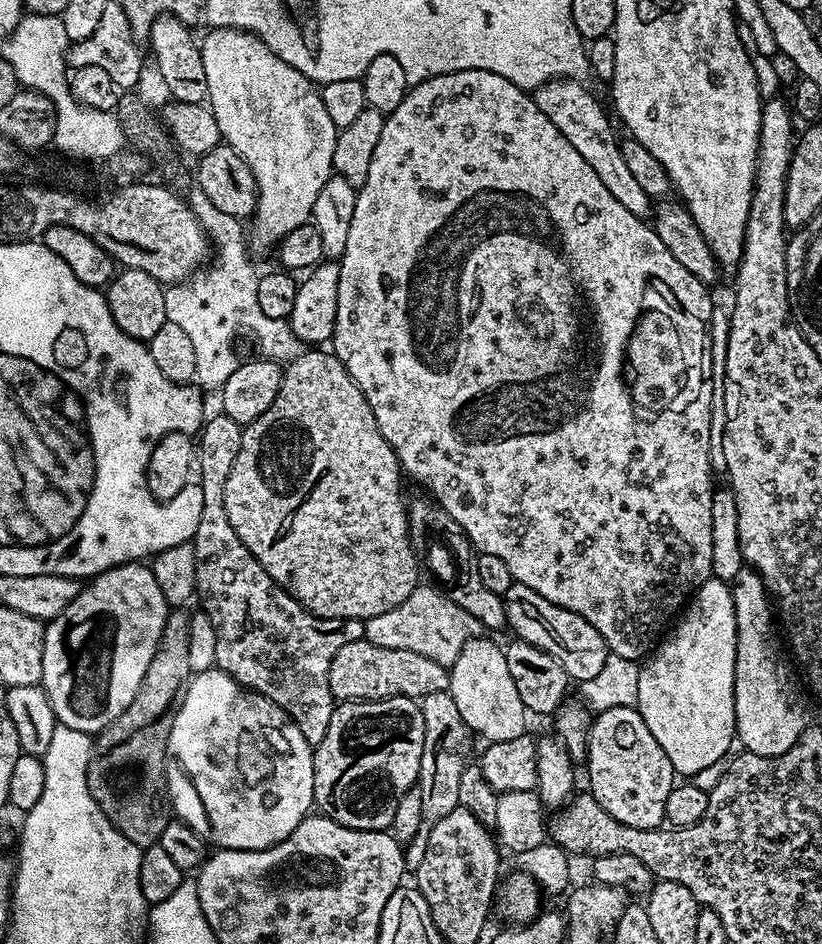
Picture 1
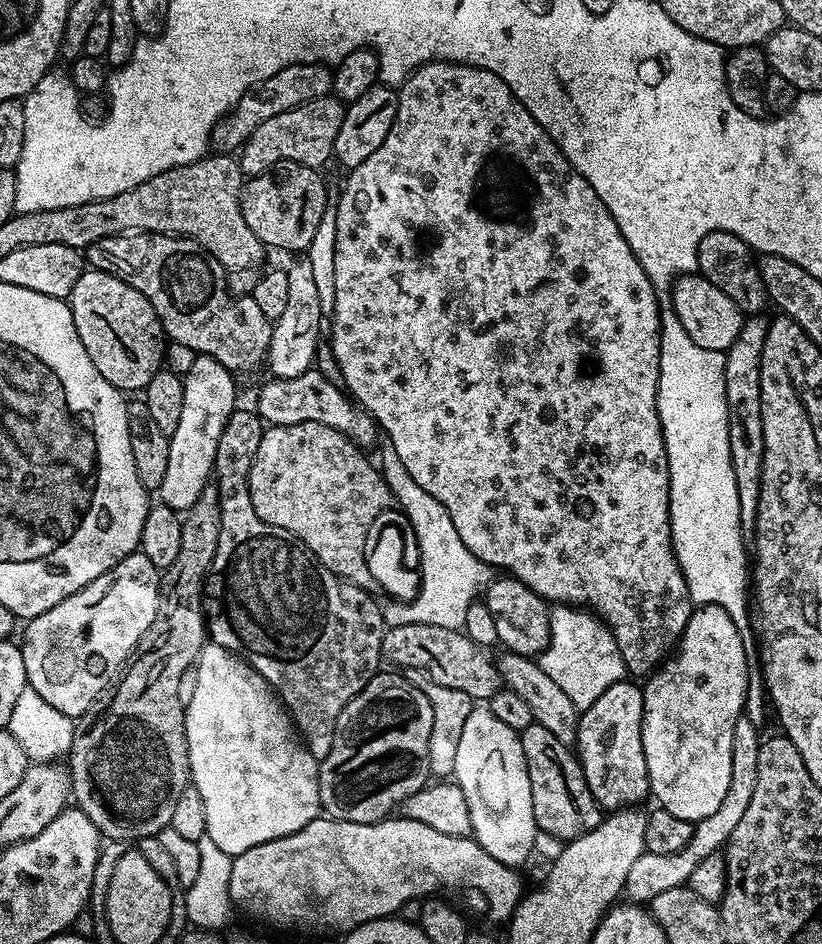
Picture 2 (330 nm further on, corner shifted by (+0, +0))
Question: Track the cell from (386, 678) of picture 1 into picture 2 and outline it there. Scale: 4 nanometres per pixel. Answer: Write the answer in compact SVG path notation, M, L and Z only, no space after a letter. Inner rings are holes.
M425 624L394 626L385 631L382 650L383 659L392 663L389 665L400 670L422 670L422 674L426 674L426 678L434 678L438 686L450 686L450 690L462 690L462 694L470 694L473 702L486 702L498 694L500 688L505 687L500 665L494 656L492 660L493 653L481 644L475 644L459 628Z

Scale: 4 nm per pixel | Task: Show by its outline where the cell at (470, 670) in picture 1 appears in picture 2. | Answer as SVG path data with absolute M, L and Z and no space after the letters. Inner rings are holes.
M486 706L473 707L462 738L452 771L454 782L466 794L470 810L472 836L490 854L506 866L519 869L532 856L538 829L534 818L534 802L530 798L530 774L522 754L520 733L510 730Z

